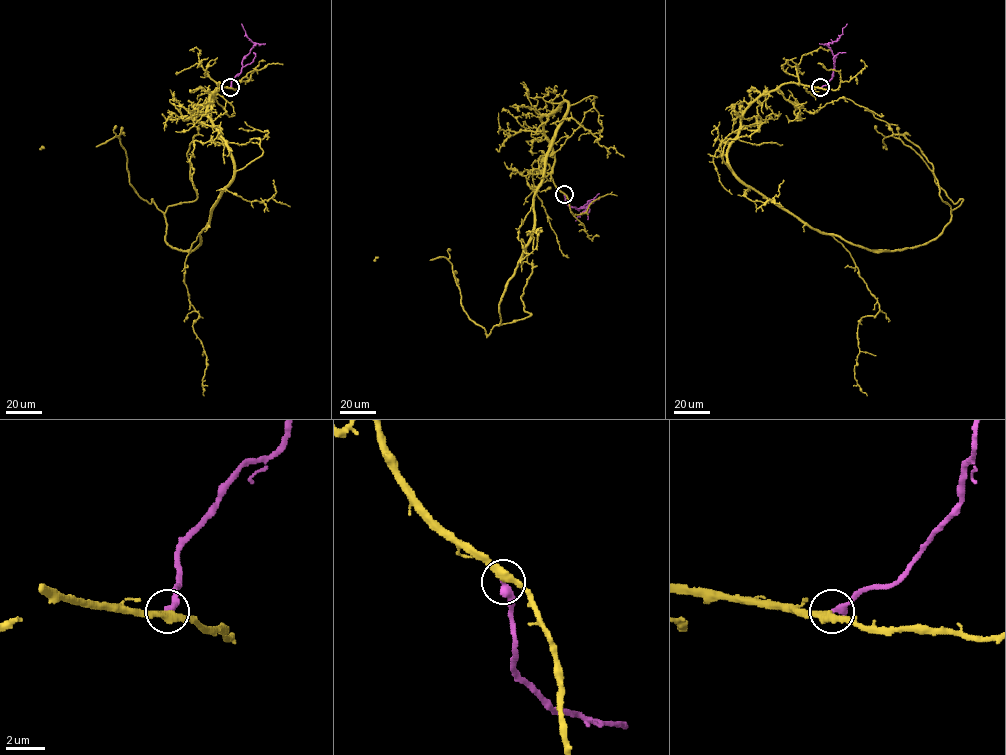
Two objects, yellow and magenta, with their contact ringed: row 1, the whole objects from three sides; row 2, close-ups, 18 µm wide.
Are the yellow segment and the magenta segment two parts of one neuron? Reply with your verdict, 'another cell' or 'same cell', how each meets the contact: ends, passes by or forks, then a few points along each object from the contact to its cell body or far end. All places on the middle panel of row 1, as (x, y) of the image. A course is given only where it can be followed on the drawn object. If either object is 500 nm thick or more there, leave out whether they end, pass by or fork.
same cell | yellow passes by | magenta ends | yellow via (564, 194), (541, 118), (565, 101), (534, 195), (533, 233), (487, 337), (464, 310), (444, 257), (373, 260) | magenta via (564, 194), (565, 202), (576, 208), (590, 201), (575, 221)

